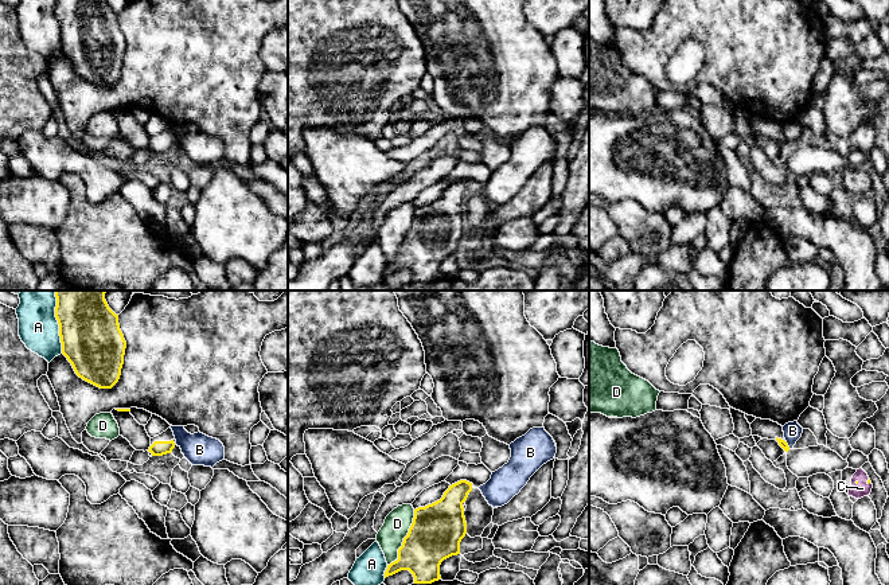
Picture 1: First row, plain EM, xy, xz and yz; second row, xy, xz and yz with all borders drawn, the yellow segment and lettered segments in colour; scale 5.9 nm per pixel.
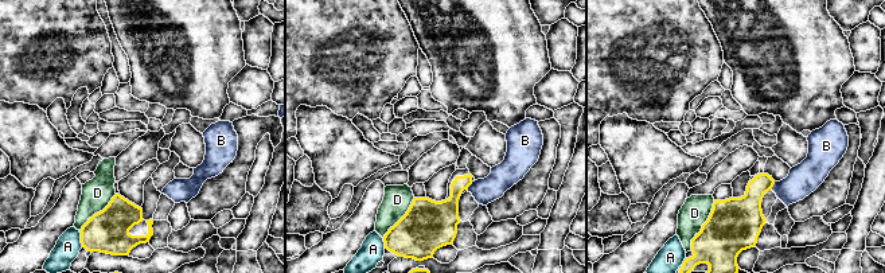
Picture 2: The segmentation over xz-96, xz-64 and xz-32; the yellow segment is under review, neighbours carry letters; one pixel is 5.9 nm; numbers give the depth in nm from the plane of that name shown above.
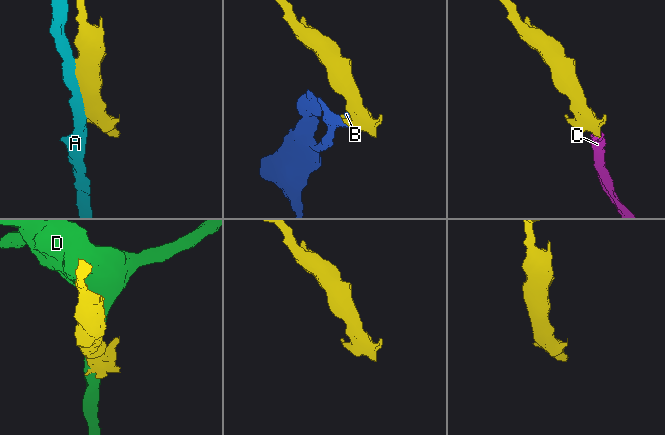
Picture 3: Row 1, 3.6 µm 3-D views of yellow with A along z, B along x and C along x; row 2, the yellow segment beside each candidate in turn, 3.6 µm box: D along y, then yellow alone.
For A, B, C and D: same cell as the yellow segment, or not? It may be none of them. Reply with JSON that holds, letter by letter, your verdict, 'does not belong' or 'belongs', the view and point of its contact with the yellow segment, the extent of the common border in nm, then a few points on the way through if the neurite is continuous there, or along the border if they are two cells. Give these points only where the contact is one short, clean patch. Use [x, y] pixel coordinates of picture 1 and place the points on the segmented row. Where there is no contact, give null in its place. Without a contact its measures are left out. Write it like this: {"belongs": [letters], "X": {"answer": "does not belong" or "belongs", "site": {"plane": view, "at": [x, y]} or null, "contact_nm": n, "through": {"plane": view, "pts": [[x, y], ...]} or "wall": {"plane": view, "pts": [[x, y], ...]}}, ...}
{"belongs": ["C"], "A": {"answer": "does not belong", "site": {"plane": "xy", "at": [58, 322]}, "contact_nm": 380}, "B": {"answer": "does not belong", "site": {"plane": "yz", "at": [787, 444]}, "contact_nm": 60, "wall": {"plane": "yz", "pts": [[786, 440], [790, 448]]}}, "C": {"answer": "belongs", "site": {"plane": "yz", "at": [868, 482]}, "contact_nm": 40, "through": {"plane": "yz", "pts": [[869, 479], [868, 482], [862, 488]]}}, "D": {"answer": "does not belong", "site": {"plane": "xz", "at": [408, 534]}, "contact_nm": 300}}

